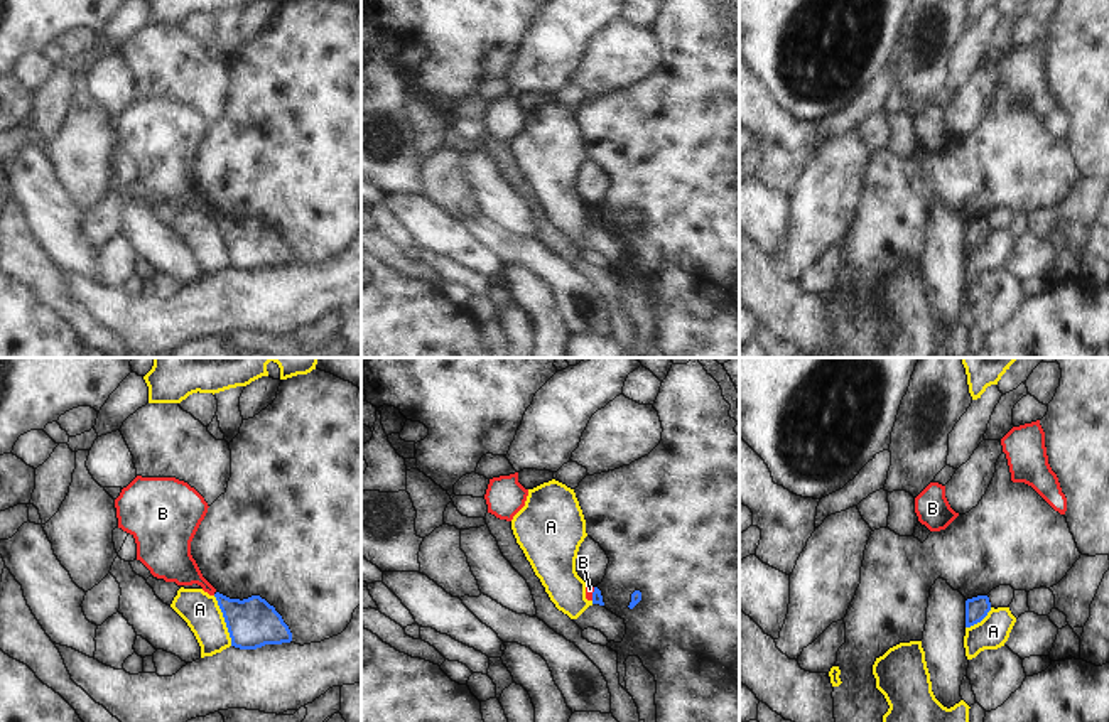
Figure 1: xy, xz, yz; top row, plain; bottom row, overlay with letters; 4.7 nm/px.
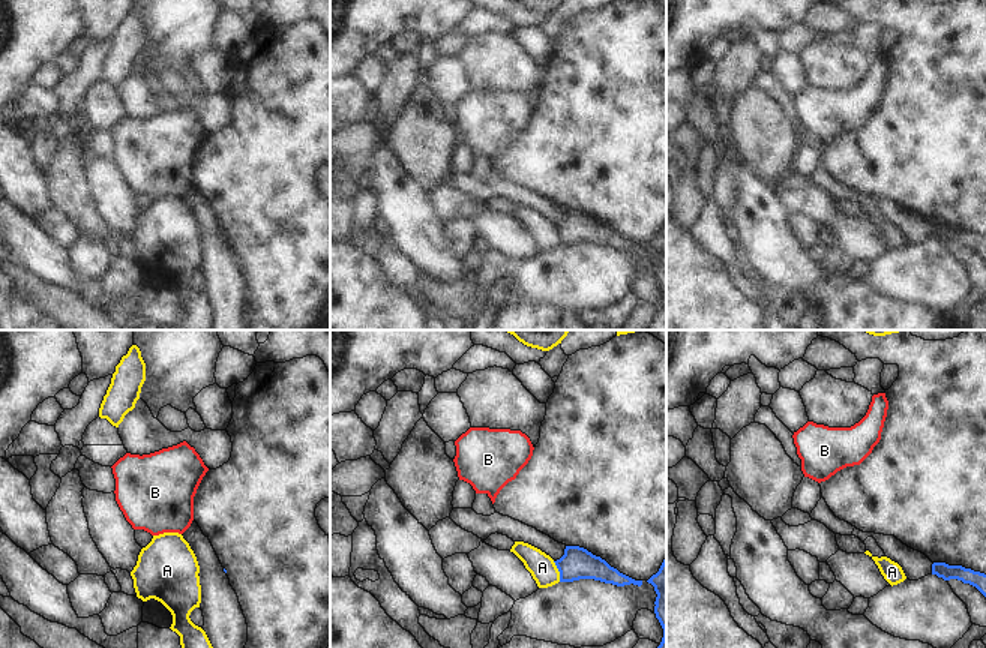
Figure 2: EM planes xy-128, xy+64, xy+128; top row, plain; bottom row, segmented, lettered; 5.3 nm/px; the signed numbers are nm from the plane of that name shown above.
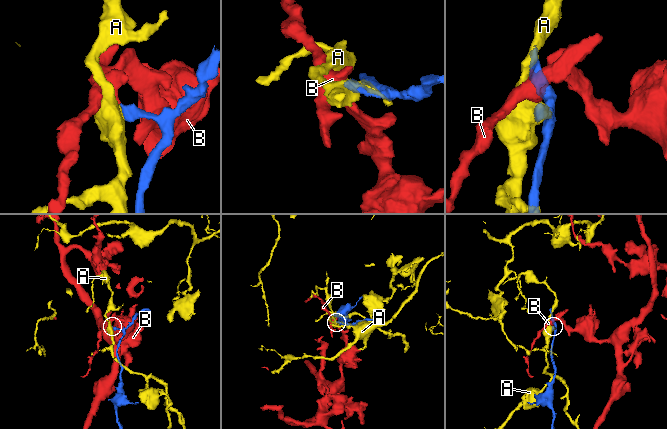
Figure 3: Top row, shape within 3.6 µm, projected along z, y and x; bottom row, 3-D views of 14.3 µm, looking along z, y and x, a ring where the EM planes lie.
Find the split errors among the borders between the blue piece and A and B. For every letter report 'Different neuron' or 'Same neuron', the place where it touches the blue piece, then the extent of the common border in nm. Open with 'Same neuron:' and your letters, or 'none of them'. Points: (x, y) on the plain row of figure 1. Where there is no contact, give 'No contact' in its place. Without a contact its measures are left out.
Same neuron: none of them
A: Different neuron. Touches blue at xy (225, 243). Shared border 260 nm
B: Different neuron. Touches blue at xz (593, 216). Shared border 70 nm

